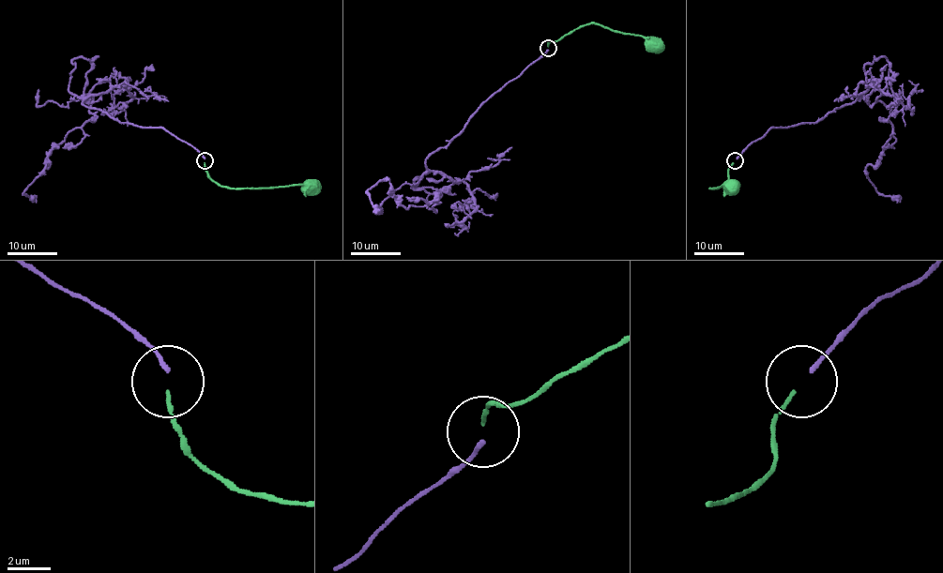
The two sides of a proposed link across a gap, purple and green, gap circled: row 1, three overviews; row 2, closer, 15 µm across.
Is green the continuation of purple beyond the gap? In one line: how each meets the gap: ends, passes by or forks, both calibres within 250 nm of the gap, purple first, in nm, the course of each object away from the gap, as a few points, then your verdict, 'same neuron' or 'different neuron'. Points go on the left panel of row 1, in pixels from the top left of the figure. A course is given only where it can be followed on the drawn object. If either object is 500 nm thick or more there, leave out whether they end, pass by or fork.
purple ends | green ends | 200/160 nm | purple via (204, 159), (82, 103), (73, 60), (97, 57), (93, 117), (51, 150), (23, 192), (36, 203) | green via (204, 163), (207, 175), (220, 185), (233, 188), (297, 185), (309, 190), (311, 188) | same neuron

